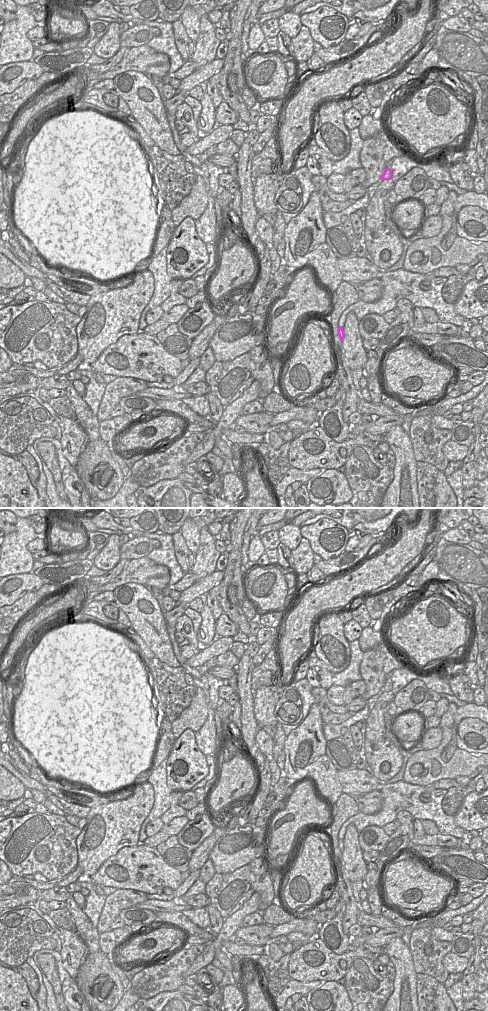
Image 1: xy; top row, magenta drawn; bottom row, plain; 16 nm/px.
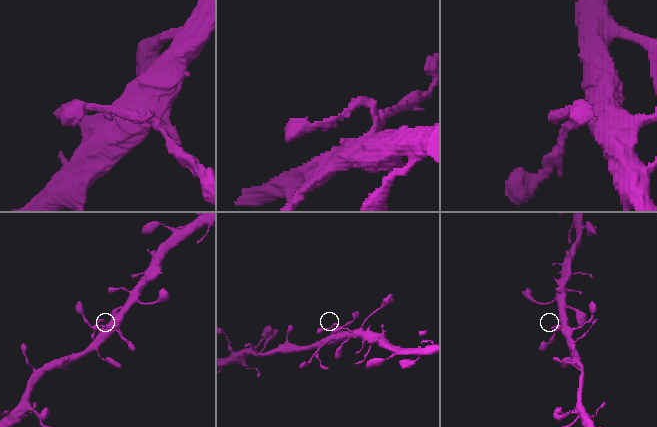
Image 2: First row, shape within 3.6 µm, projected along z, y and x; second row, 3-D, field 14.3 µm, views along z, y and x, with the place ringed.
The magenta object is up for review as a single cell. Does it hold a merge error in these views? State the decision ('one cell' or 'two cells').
one cell

